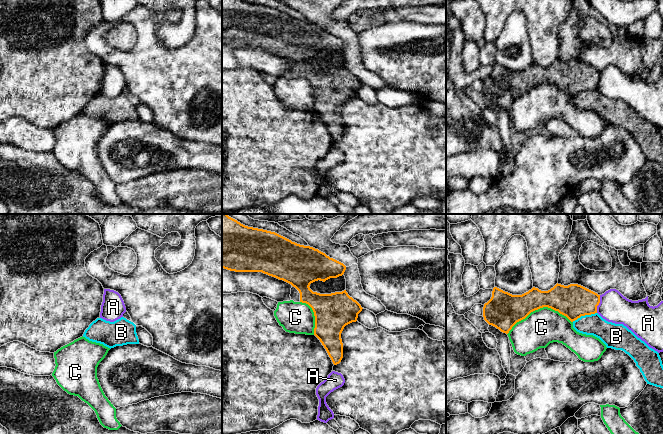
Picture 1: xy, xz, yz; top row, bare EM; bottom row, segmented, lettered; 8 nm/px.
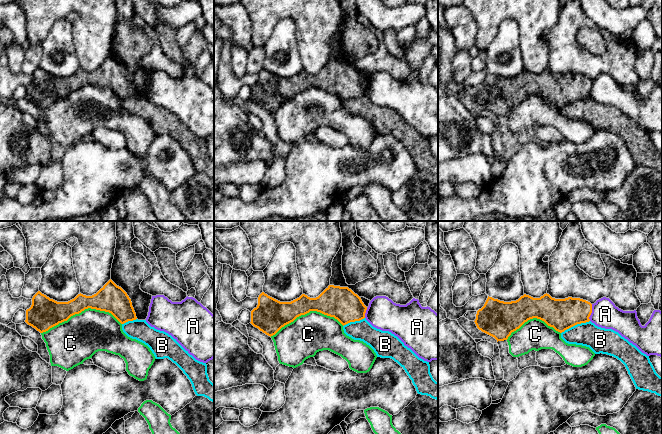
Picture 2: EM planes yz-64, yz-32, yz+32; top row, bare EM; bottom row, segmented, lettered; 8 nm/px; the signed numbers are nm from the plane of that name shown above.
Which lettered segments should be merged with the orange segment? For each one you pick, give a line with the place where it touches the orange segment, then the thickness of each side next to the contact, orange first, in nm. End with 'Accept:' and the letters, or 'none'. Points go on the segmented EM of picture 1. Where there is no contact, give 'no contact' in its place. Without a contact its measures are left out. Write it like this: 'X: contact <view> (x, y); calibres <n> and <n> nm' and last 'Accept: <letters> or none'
Accept: none

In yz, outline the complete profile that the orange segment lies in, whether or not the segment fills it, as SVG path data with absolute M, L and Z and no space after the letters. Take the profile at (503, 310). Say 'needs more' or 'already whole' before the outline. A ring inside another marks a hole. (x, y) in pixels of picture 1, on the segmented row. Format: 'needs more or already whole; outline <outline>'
already whole; outline M556 284L548 291L533 287L522 295L512 295L497 287L491 299L484 304L484 320L508 334L512 327L531 312L543 307L566 316L571 322L581 316L597 313L600 295L578 284Z

